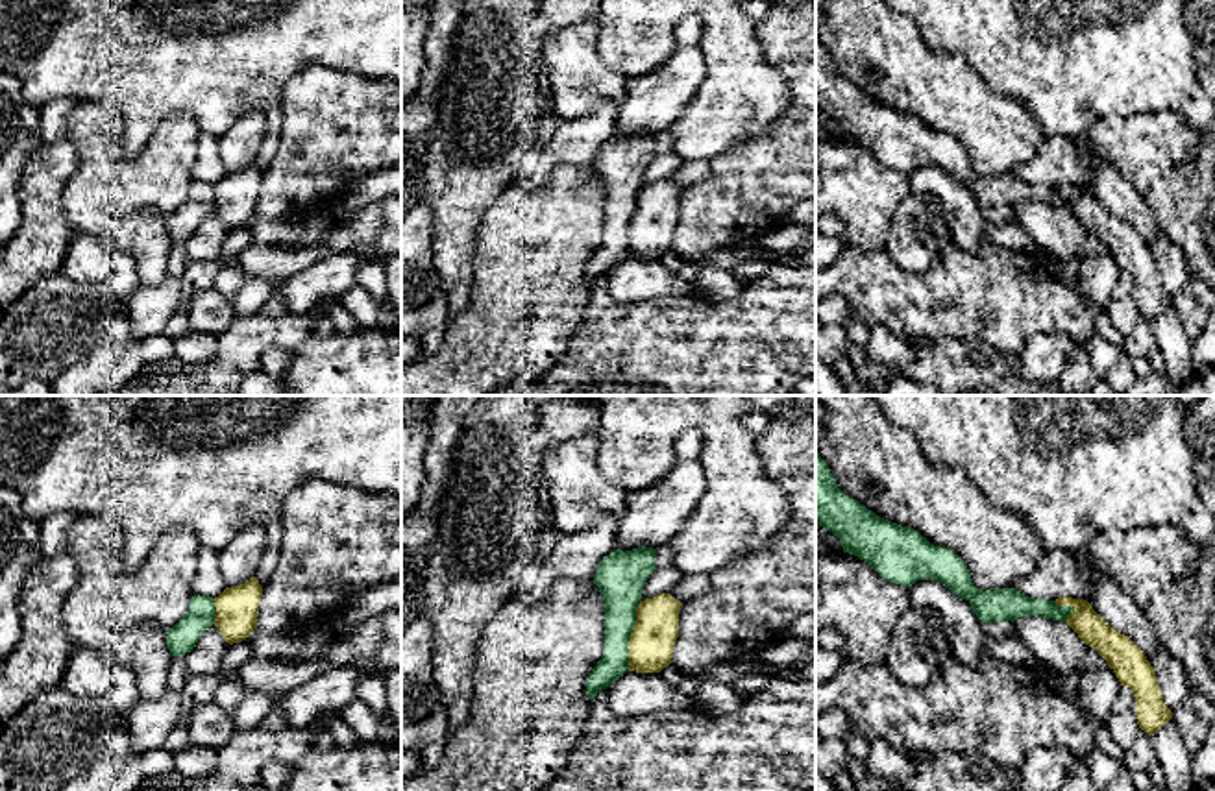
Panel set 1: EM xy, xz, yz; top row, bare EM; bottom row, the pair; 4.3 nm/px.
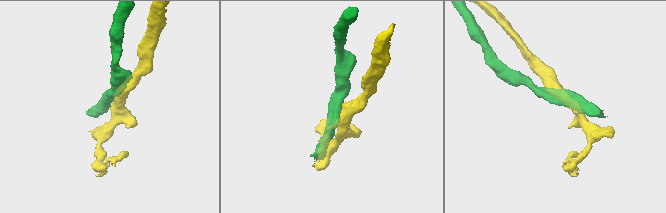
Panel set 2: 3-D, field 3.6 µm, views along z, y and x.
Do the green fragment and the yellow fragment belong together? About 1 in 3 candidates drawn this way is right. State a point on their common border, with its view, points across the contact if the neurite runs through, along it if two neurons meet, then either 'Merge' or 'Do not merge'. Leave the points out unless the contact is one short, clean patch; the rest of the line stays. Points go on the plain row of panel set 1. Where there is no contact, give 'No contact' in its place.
Touches green at xz (631, 219). Boundary: xz (640, 185), (629, 224), (627, 255). Do not merge

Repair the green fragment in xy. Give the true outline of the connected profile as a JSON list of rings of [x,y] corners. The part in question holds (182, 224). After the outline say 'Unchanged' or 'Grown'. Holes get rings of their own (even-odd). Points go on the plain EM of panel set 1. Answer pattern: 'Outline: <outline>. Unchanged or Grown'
Outline: [[[192,181],[189,198],[166,218],[166,235],[172,242],[190,238],[202,220],[215,211],[216,192],[211,183]]]. Unchanged

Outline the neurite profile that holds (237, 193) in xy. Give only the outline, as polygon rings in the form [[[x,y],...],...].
[[[255,163],[240,172],[226,174],[215,183],[215,213],[233,231],[246,225],[257,214],[257,198],[263,172]]]

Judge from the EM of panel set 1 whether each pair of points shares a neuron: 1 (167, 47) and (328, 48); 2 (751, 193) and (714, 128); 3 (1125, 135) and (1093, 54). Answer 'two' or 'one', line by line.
1: one
2: two
3: two

